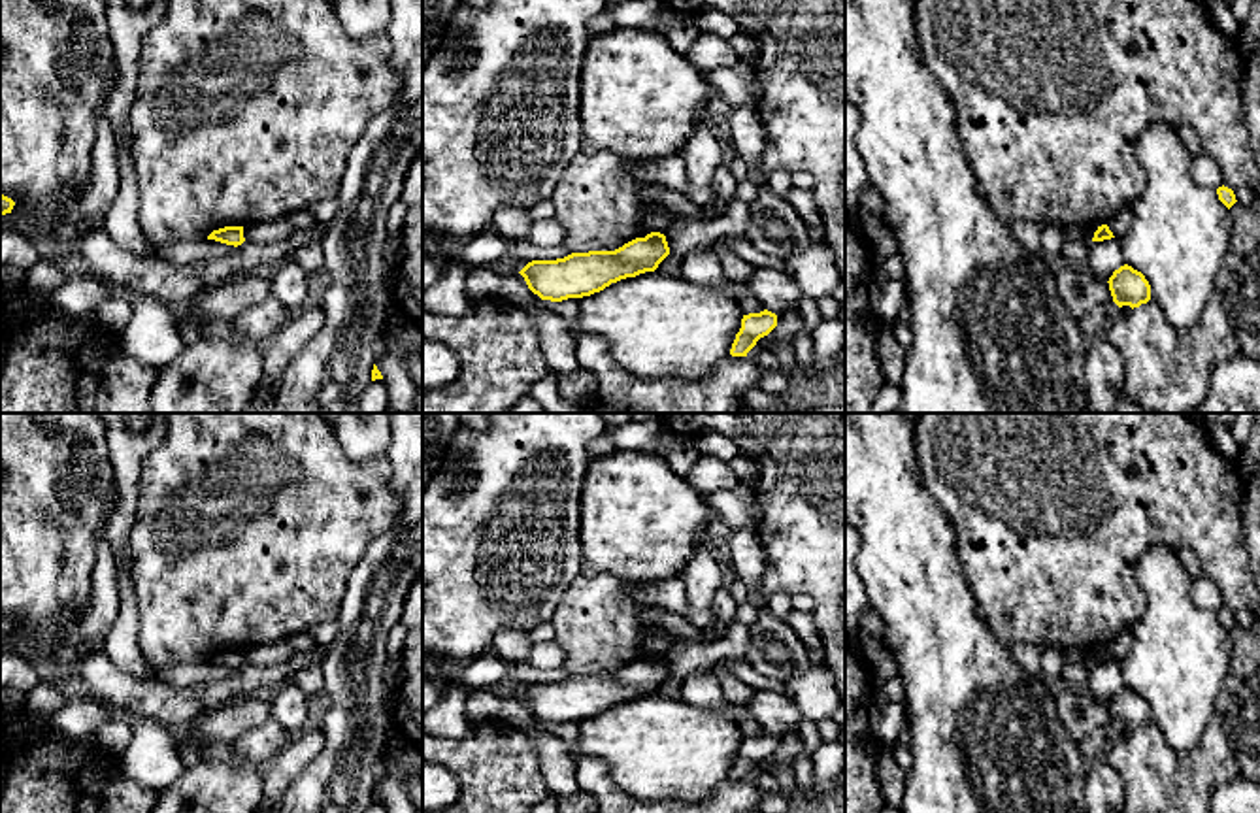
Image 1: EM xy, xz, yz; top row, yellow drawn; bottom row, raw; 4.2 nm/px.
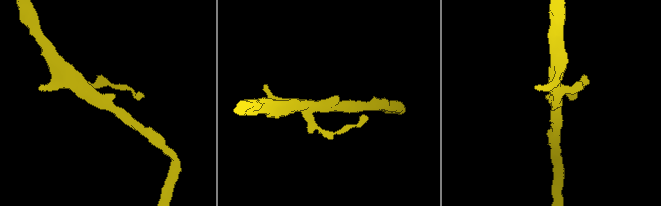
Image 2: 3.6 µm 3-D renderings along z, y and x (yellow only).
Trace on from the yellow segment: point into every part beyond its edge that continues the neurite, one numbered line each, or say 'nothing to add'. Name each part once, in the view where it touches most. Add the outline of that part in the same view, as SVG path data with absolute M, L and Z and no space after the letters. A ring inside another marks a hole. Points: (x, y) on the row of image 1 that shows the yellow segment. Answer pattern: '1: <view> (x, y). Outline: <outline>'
nothing to add

